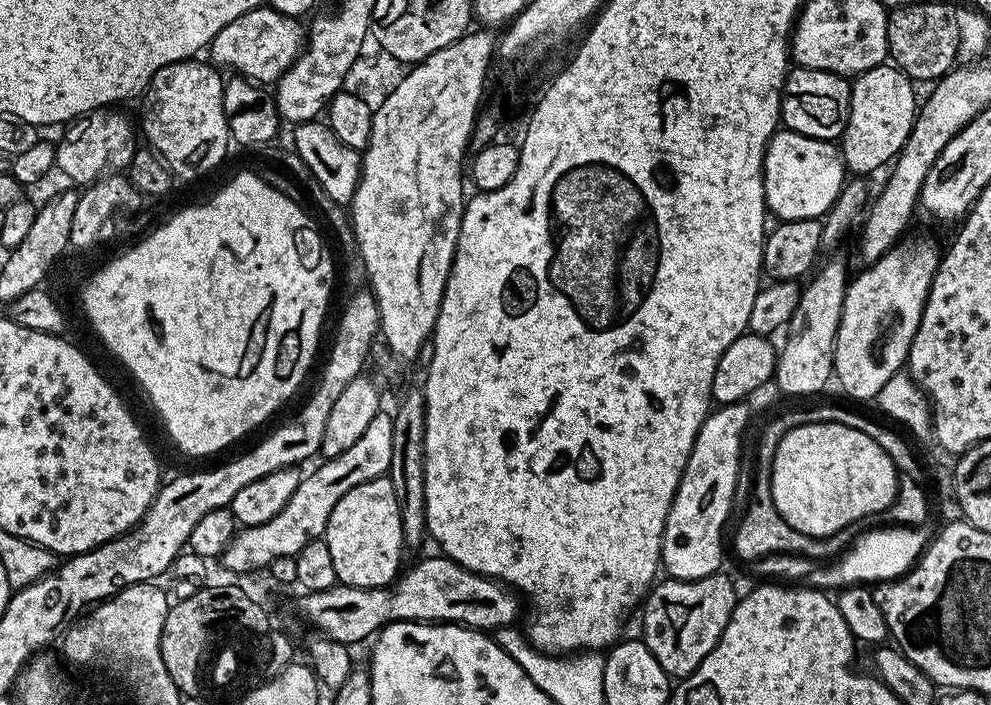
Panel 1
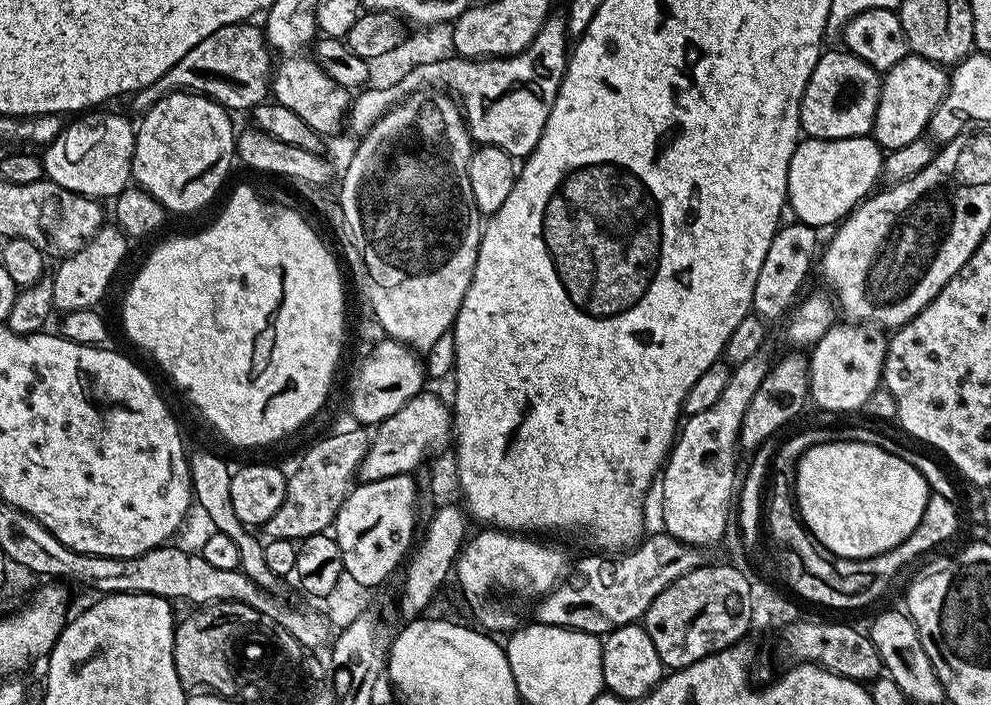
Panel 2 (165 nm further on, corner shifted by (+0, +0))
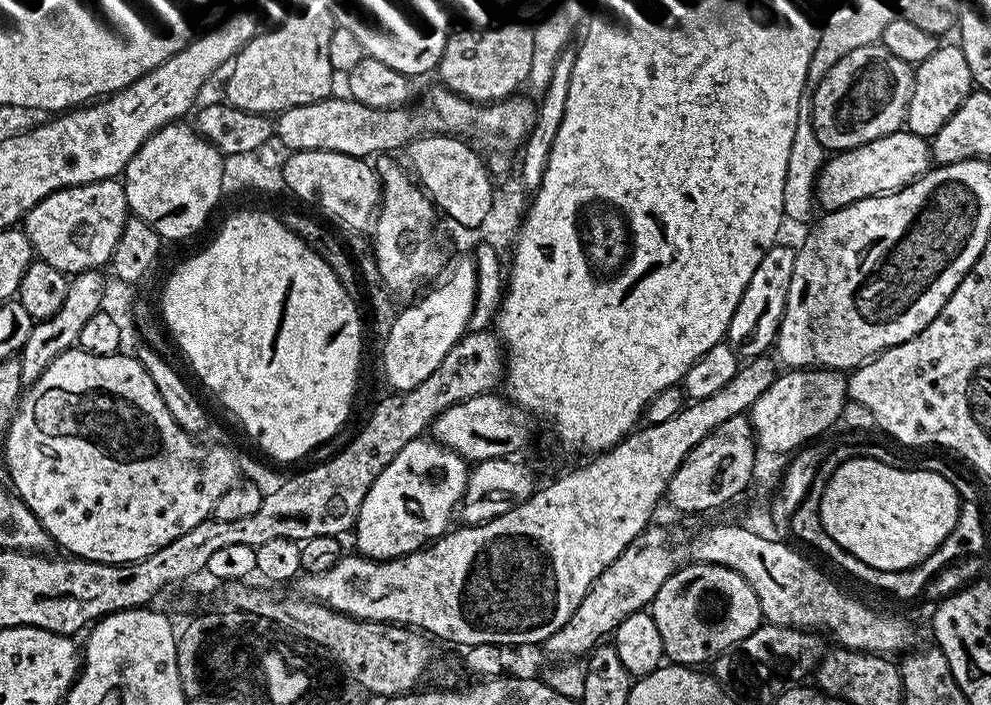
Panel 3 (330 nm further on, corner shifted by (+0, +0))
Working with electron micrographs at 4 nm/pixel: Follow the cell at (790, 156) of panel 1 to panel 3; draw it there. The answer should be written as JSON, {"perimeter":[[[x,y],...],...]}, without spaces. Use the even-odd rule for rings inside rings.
{"perimeter":[[[907,130],[891,132],[857,148],[847,148],[844,152],[829,155],[816,177],[814,196],[821,209],[845,208],[862,198],[885,196],[887,192],[905,188],[923,176],[933,164],[932,149],[925,137]]]}

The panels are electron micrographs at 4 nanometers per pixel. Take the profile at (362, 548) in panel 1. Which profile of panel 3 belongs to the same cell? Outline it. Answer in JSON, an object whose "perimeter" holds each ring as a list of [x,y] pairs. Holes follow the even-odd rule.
{"perimeter":[[[417,438],[410,441],[406,446],[402,446],[402,450],[398,450],[396,457],[384,467],[382,474],[378,474],[378,478],[370,486],[370,490],[366,494],[366,498],[360,507],[360,512],[356,515],[356,523],[354,525],[354,537],[356,536],[355,551],[361,556],[369,556],[371,560],[396,560],[399,556],[409,556],[411,552],[419,552],[421,548],[431,544],[433,540],[440,539],[445,532],[449,531],[450,523],[448,524],[448,522],[451,518],[453,520],[454,513],[457,511],[460,499],[466,488],[469,471],[469,461],[459,456],[457,452],[452,452],[448,448],[443,448],[431,438]]]}

